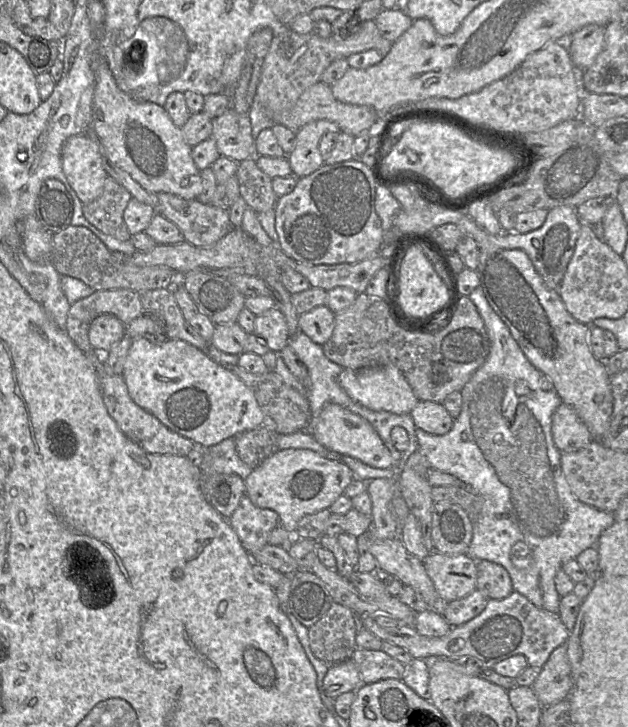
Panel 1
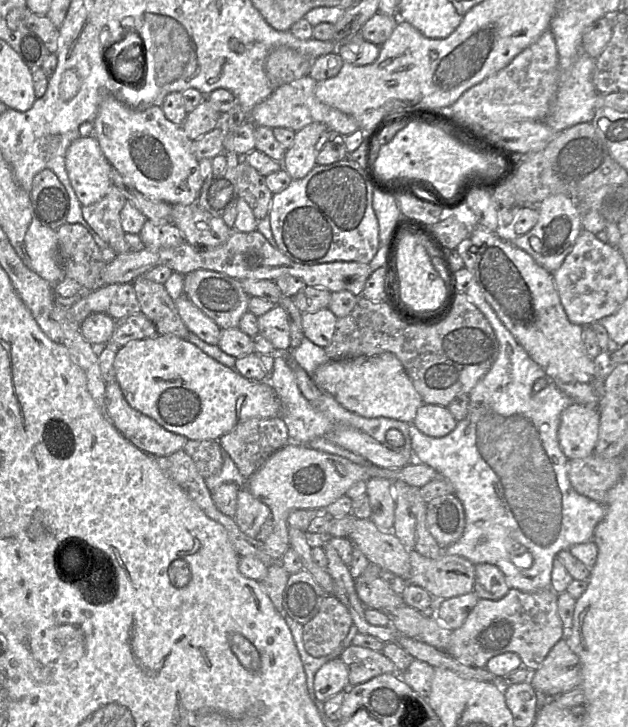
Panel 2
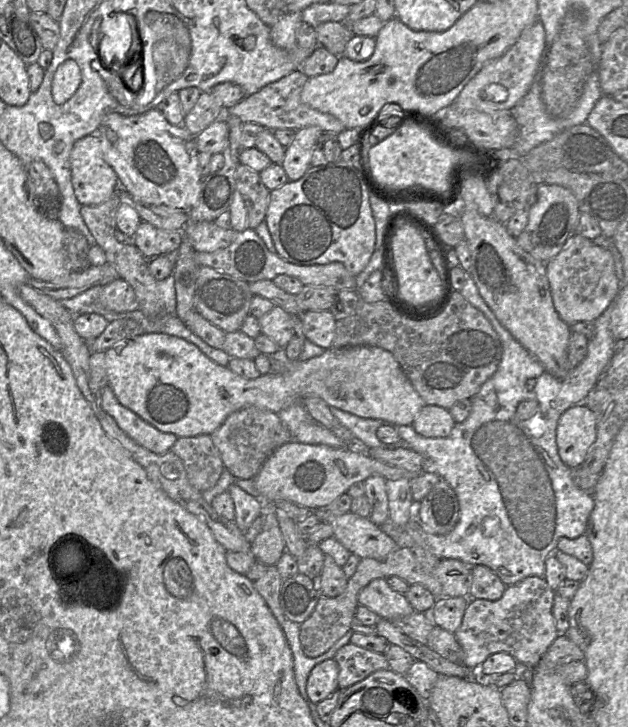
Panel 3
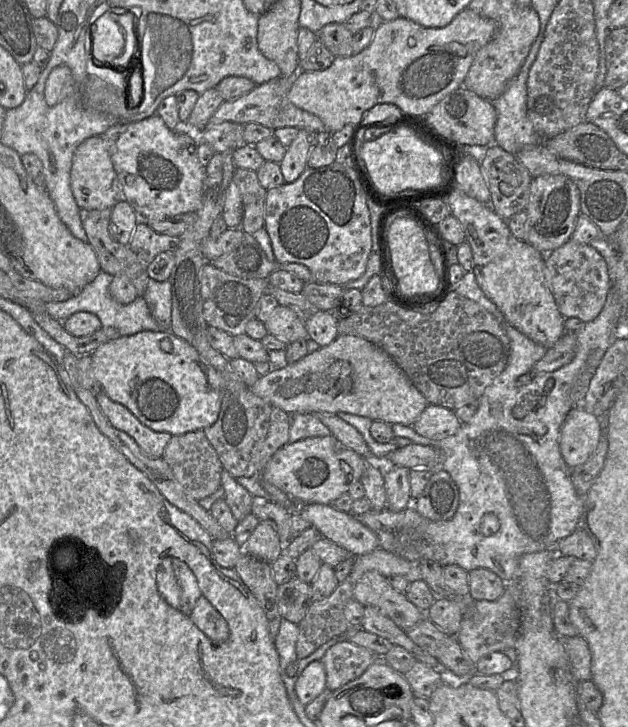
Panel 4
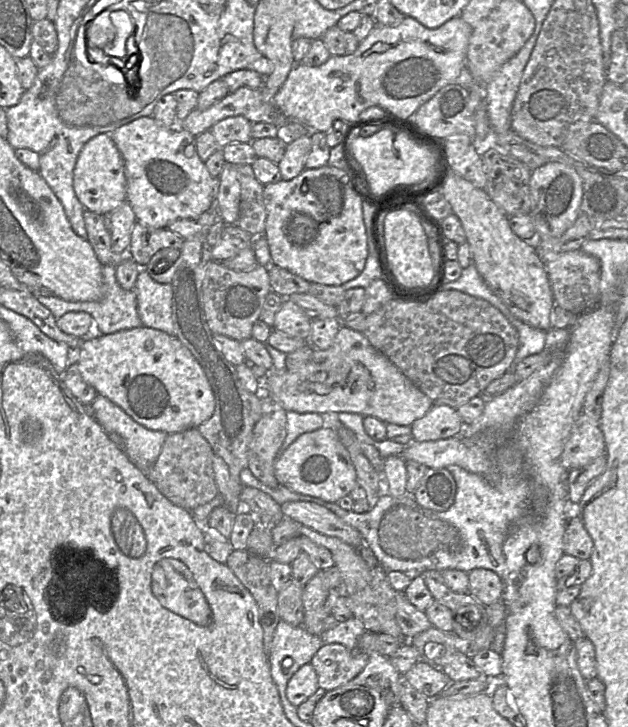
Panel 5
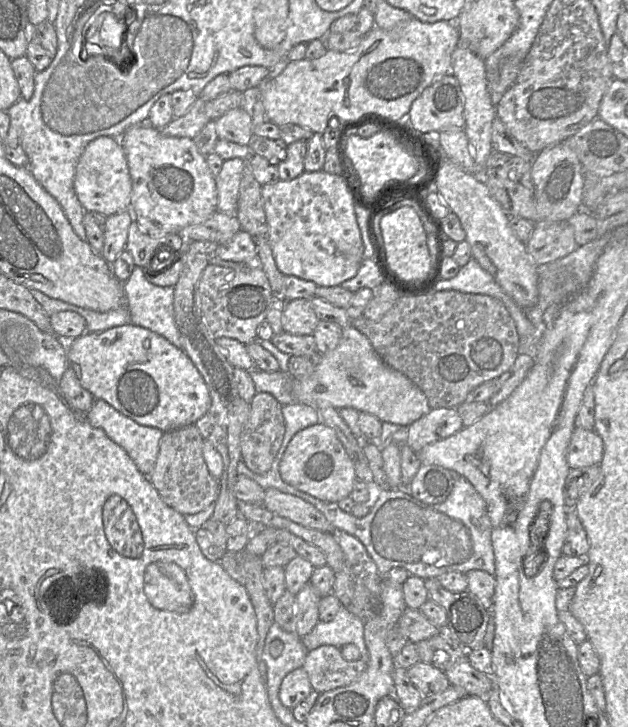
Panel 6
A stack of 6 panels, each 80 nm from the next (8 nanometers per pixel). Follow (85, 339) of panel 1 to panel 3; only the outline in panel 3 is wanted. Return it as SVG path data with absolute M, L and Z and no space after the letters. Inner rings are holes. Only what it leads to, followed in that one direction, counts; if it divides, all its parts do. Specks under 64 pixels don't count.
M122 278L104 285L98 302L105 309L116 313L128 313L139 309L133 288Z

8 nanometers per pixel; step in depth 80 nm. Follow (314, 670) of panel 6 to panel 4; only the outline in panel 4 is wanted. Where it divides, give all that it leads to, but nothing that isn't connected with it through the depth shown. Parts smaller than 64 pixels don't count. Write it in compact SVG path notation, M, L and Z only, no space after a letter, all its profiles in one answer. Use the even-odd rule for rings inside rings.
M341 641L334 644L326 651L324 656L320 660L325 667L326 688L334 691L347 684L348 682L357 679L366 671L366 669L371 664L373 664L378 659L383 658L378 658L370 650L357 646L350 641Z

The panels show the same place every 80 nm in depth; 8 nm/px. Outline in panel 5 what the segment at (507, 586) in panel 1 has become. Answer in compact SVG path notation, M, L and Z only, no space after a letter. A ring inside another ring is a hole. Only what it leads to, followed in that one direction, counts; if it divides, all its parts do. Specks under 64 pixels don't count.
M477 568L468 574L469 590L484 606L500 601L503 596L503 580L493 571L484 568Z

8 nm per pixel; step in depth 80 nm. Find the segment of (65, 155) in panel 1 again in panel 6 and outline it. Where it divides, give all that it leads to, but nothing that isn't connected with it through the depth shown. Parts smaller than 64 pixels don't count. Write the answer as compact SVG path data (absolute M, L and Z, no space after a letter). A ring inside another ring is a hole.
M101 136L86 146L76 167L74 189L85 212L100 213L108 217L131 209L132 180L119 139Z

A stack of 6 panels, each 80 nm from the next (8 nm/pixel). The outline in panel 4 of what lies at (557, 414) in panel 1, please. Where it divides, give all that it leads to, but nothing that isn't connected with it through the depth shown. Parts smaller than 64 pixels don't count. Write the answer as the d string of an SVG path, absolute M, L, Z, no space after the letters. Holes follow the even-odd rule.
M582 405L573 407L562 424L559 440L560 451L568 467L574 468L586 462L602 435L602 419Z

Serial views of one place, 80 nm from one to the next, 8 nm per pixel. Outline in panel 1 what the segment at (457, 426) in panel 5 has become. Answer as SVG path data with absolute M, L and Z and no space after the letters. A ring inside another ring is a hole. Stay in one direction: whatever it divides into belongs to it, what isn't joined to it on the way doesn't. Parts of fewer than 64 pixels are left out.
M418 401L410 415L416 428L433 435L446 434L454 422L443 404L433 401Z

